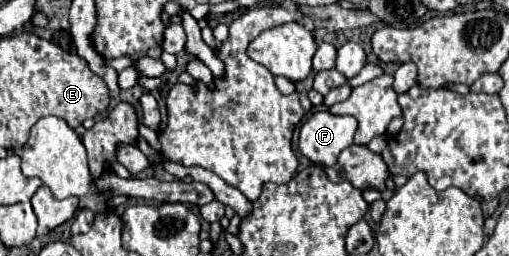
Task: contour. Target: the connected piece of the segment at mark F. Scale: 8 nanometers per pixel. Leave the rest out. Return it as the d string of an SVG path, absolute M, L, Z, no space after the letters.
M313 112L301 128L299 150L319 166L335 166L341 150L353 144L357 120L331 112Z

